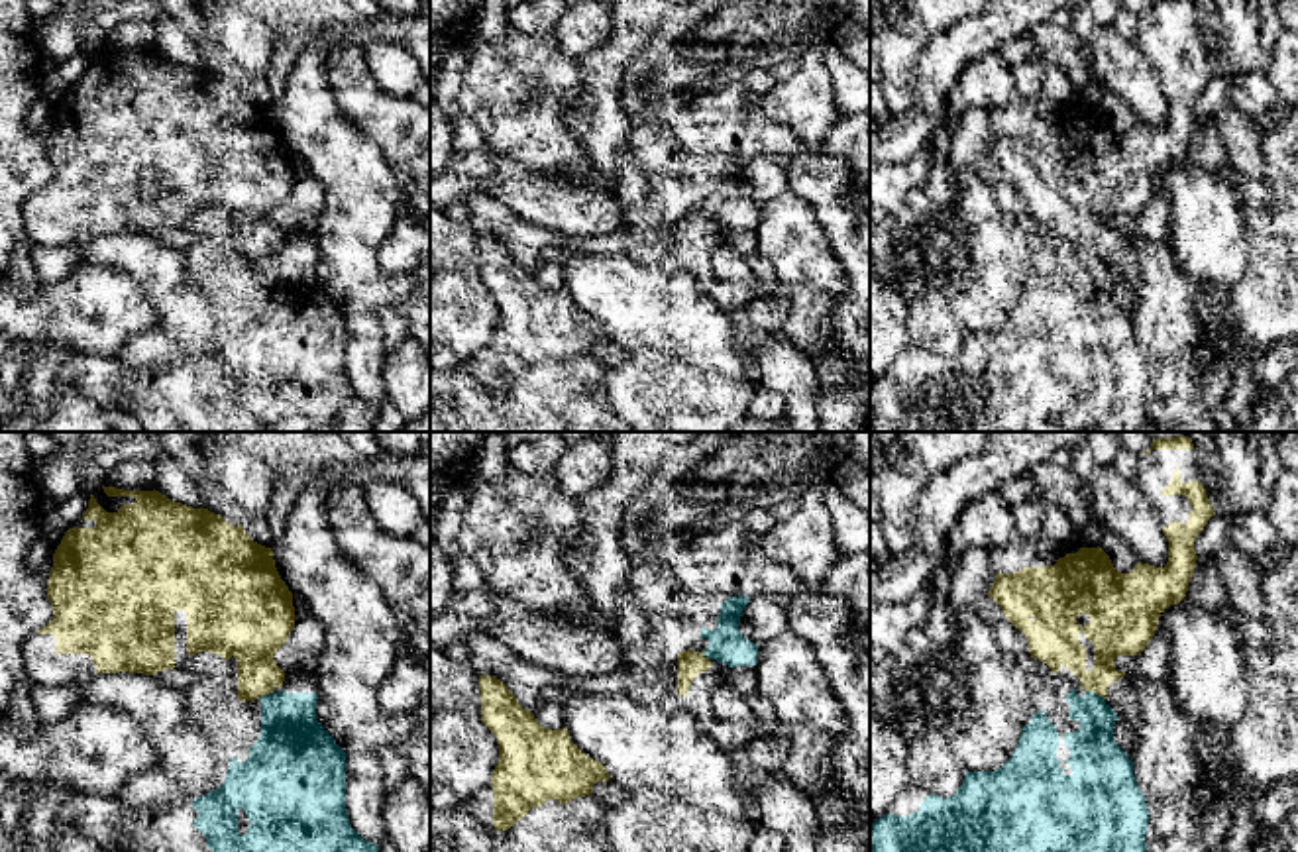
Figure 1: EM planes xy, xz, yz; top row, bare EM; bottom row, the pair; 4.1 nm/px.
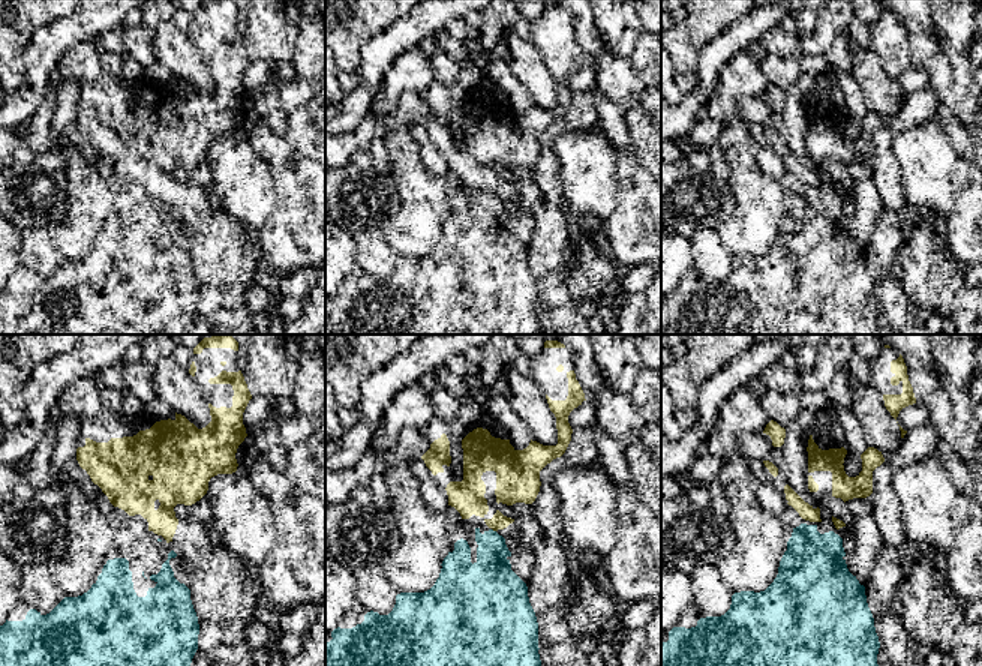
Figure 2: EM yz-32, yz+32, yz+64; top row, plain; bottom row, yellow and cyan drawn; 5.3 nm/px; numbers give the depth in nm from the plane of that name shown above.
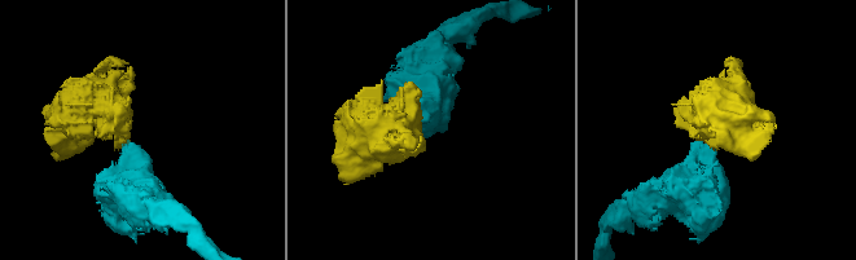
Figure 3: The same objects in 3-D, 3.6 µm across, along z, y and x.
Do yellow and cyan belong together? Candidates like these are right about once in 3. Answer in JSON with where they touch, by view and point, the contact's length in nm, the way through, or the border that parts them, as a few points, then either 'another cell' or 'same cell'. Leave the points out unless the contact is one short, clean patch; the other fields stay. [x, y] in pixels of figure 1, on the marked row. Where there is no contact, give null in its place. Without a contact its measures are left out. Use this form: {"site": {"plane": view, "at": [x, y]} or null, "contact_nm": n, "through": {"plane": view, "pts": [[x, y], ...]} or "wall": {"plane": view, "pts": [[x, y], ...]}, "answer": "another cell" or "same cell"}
{"site": {"plane": "yz", "at": [1094, 692]}, "contact_nm": 100, "answer": "another cell"}

